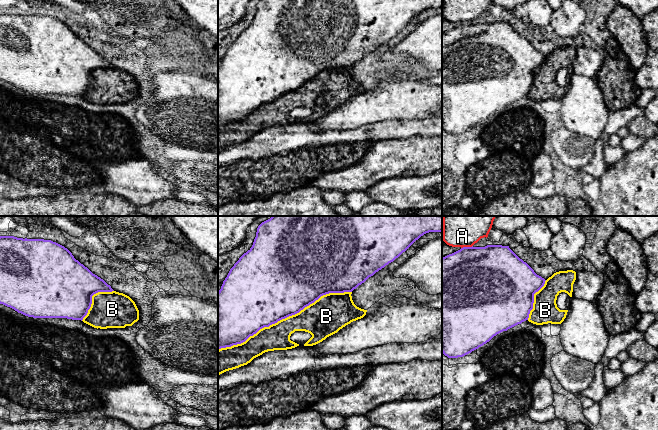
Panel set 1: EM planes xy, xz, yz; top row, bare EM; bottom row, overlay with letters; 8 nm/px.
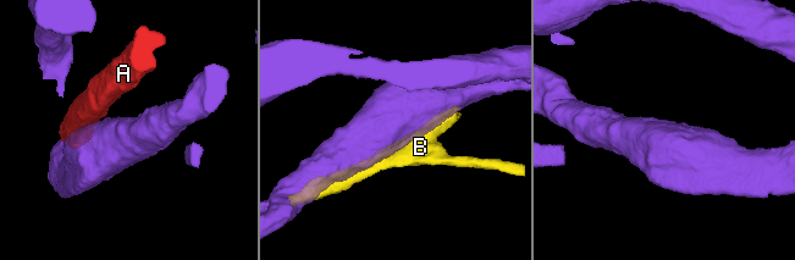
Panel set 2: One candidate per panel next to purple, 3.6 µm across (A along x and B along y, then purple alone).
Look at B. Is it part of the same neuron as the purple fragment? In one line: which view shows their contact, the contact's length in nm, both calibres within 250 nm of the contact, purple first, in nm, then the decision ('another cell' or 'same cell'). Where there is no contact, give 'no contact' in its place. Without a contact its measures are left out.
meets purple in xz; contact 1150 nm long; 500 nm thick on the purple side, 240 nm on the other; same cell

